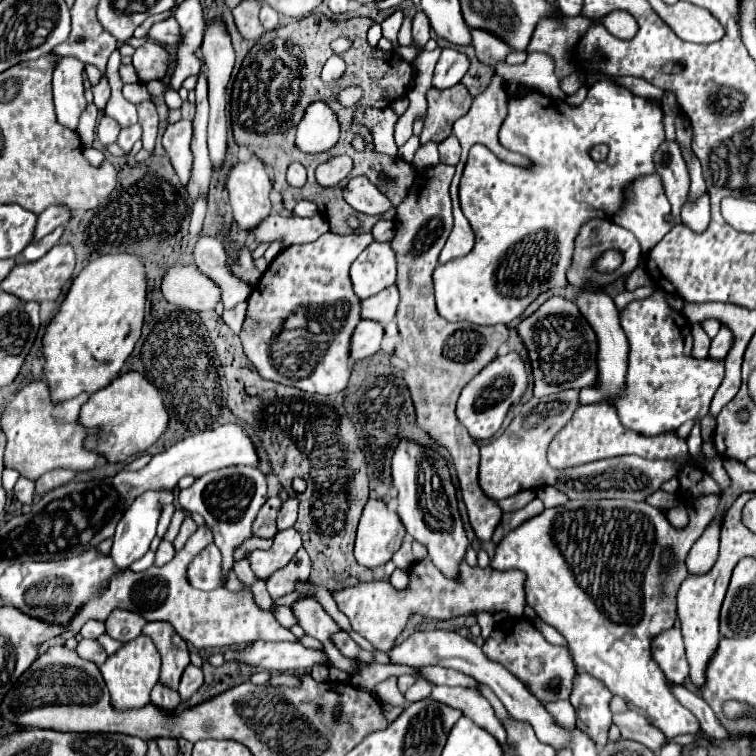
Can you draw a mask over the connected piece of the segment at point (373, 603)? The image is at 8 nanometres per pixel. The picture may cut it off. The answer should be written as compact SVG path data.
M425 559L411 567L409 571L409 589L397 591L387 581L371 581L361 583L355 587L347 587L339 593L333 593L337 607L349 617L353 629L377 645L379 651L391 651L395 645L397 635L403 631L409 615L421 613L431 619L451 619L459 615L471 615L477 611L497 613L505 611L513 617L523 615L525 607L525 573L511 569L511 571L497 571L493 567L469 567L467 563L461 565L459 579L447 579L437 567Z

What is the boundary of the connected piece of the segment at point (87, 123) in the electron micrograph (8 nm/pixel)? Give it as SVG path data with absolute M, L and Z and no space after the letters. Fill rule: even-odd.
M93 103L87 105L85 111L81 113L81 119L79 119L79 127L77 127L77 131L81 133L83 143L91 143L91 141L93 141L93 137L95 137L97 117L99 117L99 111L97 111L97 107L95 107Z

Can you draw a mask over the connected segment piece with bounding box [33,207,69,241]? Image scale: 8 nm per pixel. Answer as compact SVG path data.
M49 207L49 209L45 209L39 215L39 219L37 219L37 227L35 227L35 233L33 233L33 241L43 239L55 227L59 227L61 223L65 223L65 219L69 219L69 209L67 207Z

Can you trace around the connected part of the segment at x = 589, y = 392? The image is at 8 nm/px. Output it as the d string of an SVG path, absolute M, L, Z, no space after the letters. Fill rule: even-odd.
M581 289L577 295L577 307L585 315L585 319L591 323L591 327L597 333L599 339L599 355L597 355L597 367L599 367L599 385L593 389L583 389L581 405L599 403L603 399L609 399L611 395L619 393L625 385L625 371L627 371L627 355L629 355L629 343L627 337L619 325L619 311L613 303L613 299L603 289Z

